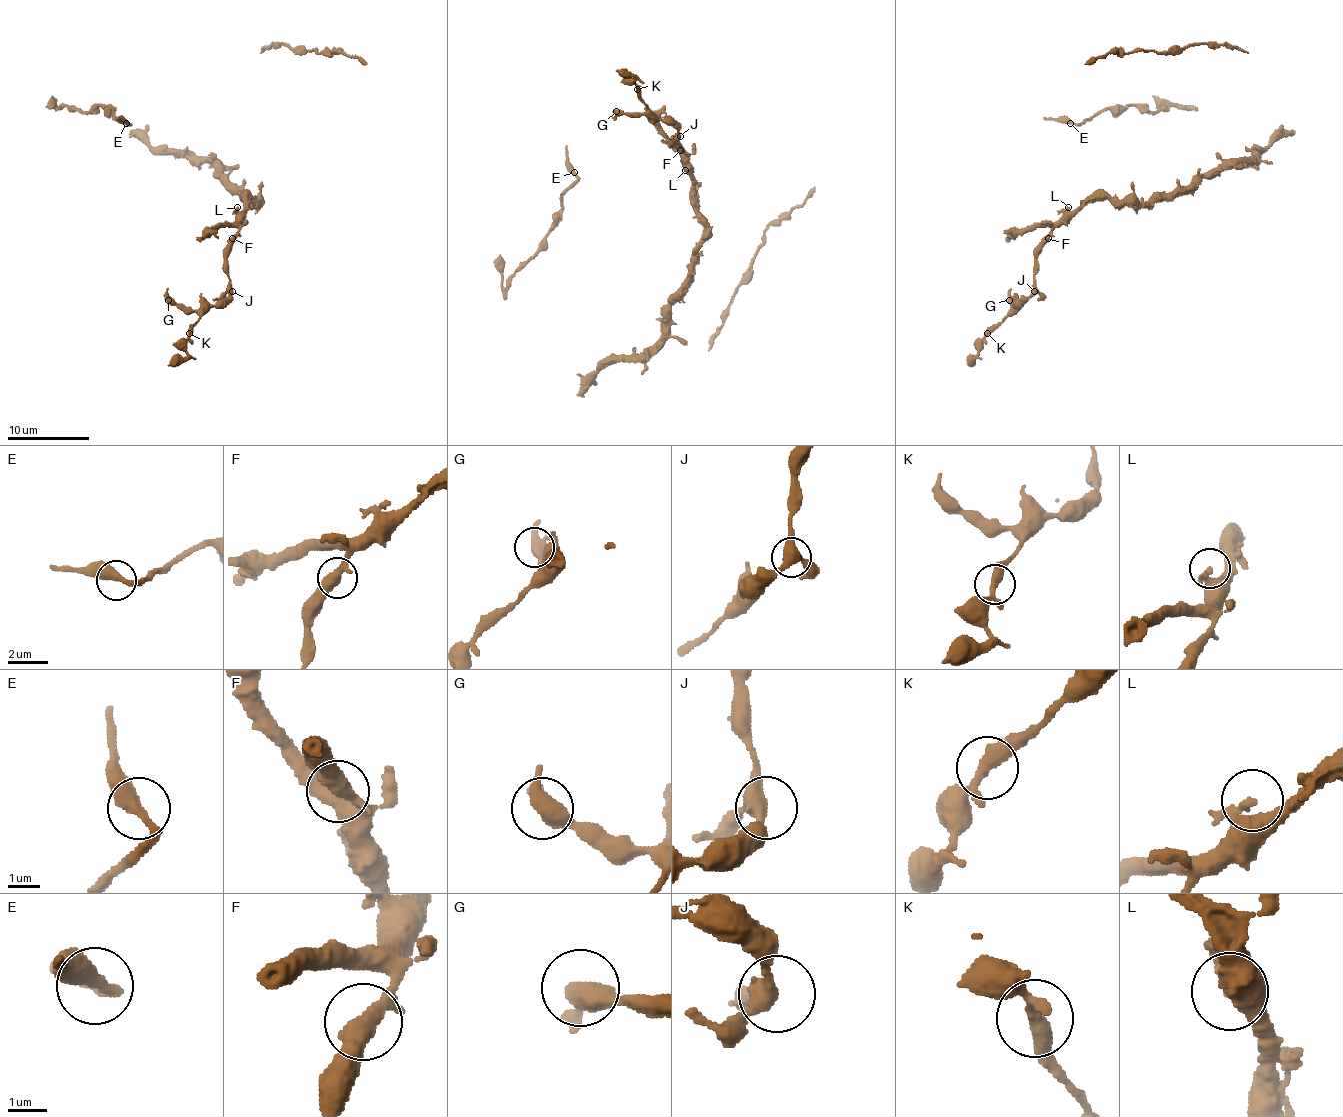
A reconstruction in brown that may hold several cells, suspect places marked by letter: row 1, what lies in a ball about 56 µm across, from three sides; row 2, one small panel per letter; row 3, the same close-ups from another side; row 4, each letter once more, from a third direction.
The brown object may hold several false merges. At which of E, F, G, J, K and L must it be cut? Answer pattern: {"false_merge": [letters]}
{"false_merge": []}

